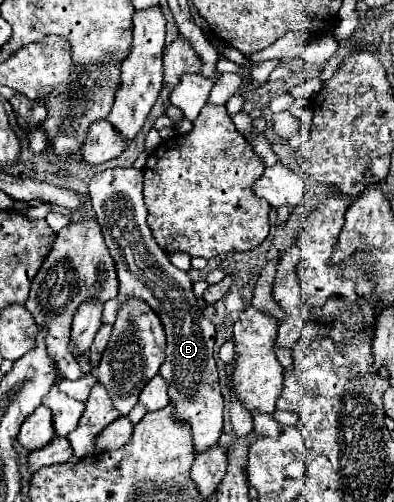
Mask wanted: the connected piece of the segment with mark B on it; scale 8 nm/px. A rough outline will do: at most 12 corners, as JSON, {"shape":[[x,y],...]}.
{"shape":[[143,172],[95,174],[89,198],[129,298],[163,320],[173,420],[195,454],[219,444],[223,396],[185,270],[147,226]]}

